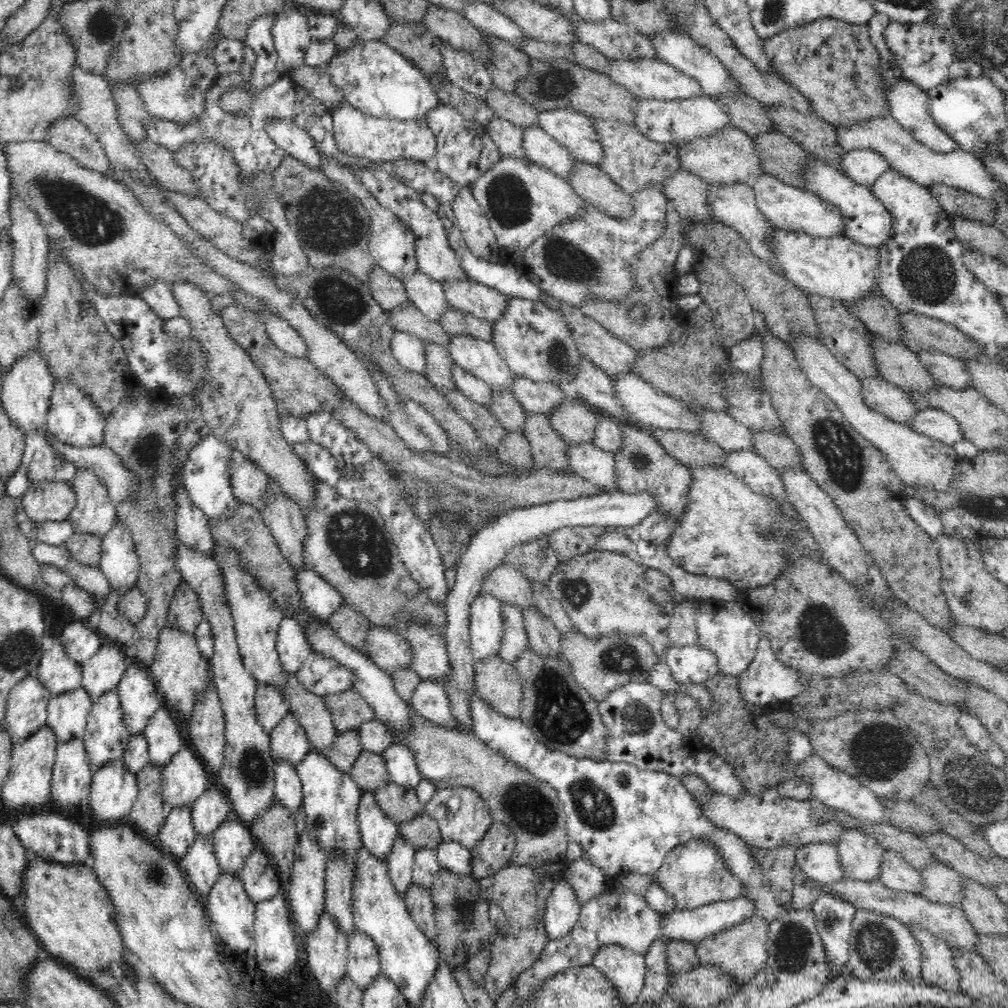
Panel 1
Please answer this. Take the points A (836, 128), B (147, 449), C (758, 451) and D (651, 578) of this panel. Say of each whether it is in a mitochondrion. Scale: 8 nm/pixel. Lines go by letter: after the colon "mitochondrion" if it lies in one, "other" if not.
A: other
B: mitochondrion
C: other
D: other

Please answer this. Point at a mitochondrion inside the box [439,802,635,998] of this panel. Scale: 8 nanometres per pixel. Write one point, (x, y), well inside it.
(464, 904)

